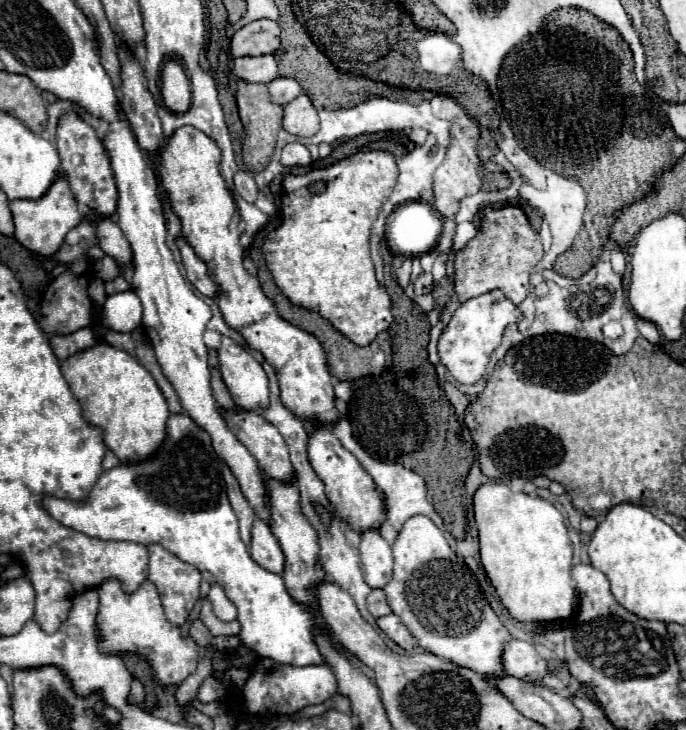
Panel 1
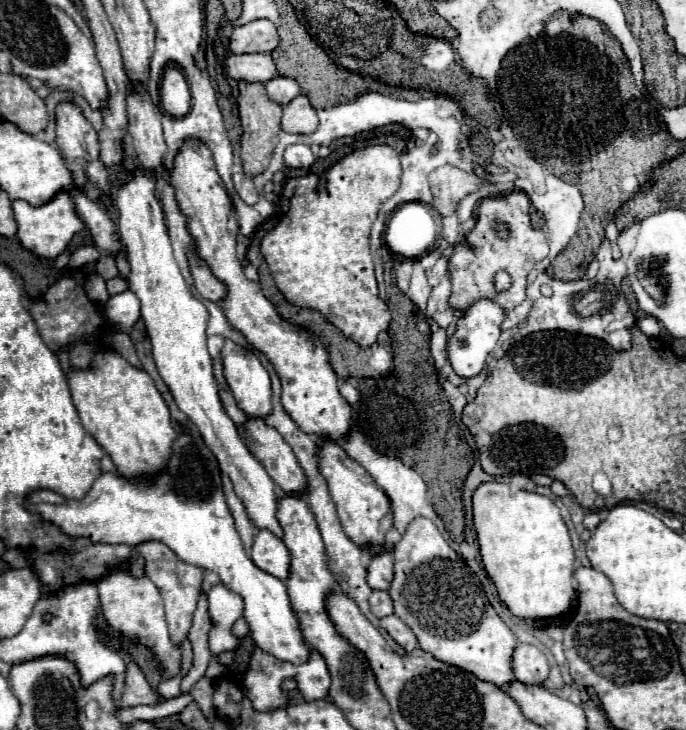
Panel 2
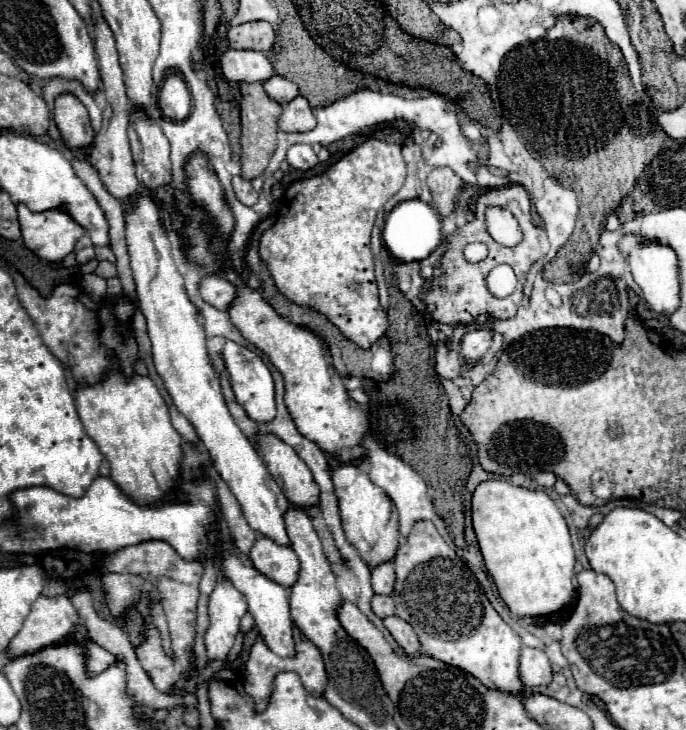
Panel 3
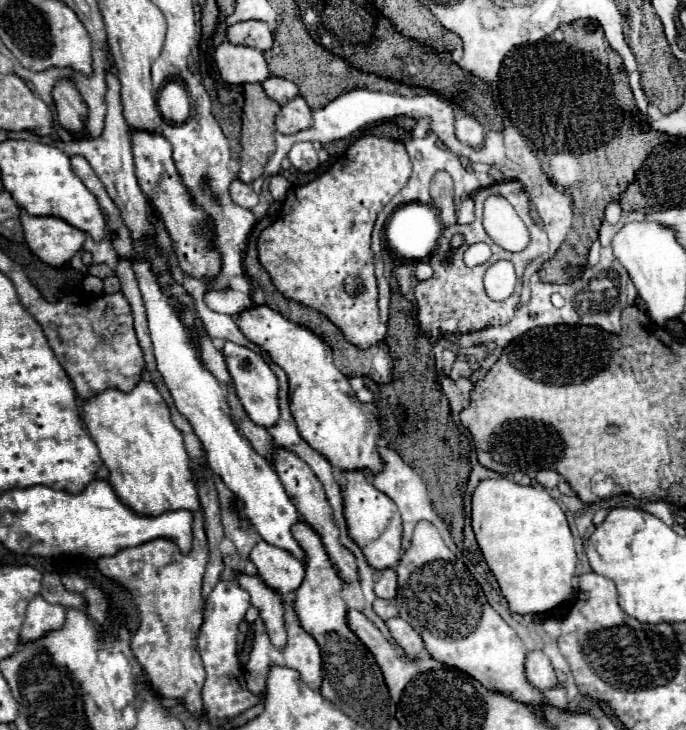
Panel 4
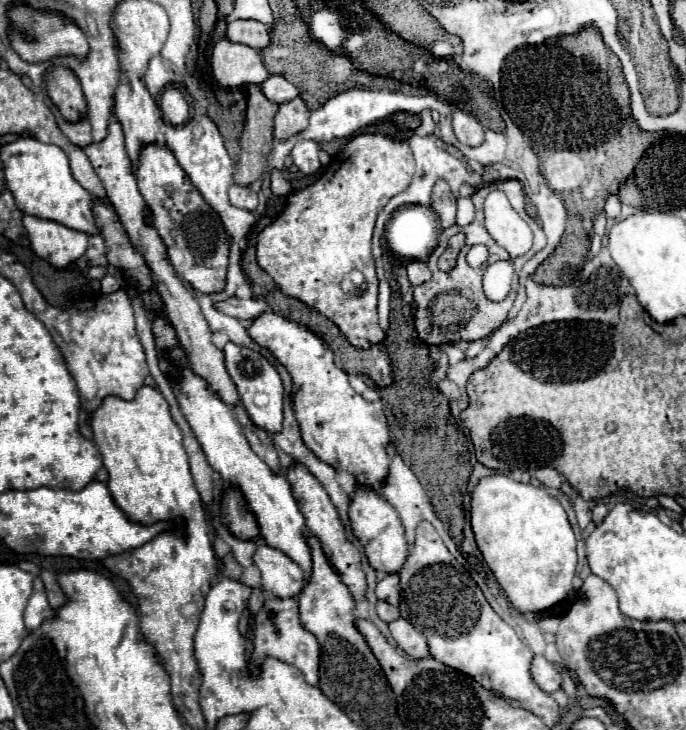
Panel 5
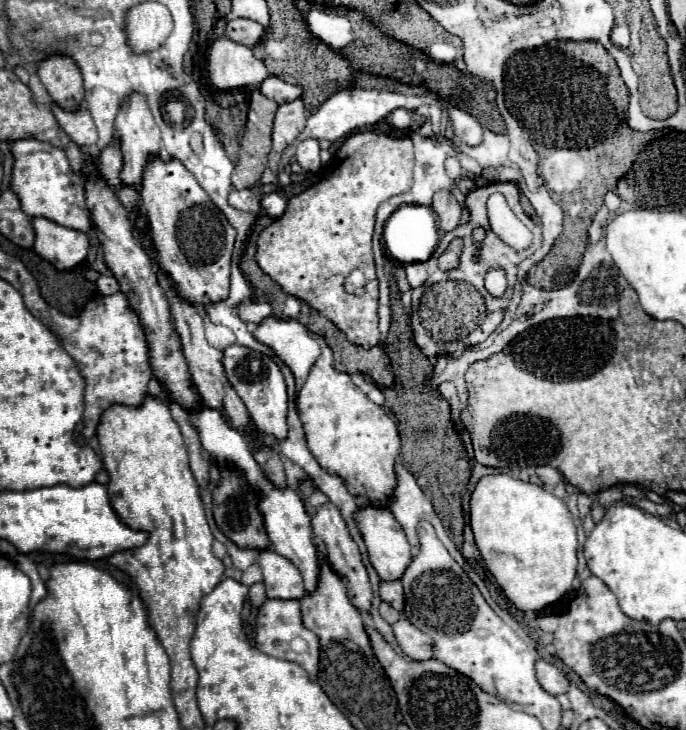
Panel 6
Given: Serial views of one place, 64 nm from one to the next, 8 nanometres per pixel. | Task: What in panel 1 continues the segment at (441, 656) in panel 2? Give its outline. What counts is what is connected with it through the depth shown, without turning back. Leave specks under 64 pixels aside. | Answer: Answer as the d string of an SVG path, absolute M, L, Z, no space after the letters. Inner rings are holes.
M412 516L400 530L394 542L394 576L384 592L392 612L402 618L424 650L456 666L472 668L480 676L506 676L500 652L512 636L490 608L472 570L452 552L430 518Z

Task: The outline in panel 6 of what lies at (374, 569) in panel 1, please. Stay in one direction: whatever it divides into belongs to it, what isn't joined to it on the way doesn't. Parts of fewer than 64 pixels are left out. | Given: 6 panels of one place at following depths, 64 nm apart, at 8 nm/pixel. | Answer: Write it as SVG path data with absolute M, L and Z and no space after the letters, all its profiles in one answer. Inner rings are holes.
M400 580L382 582L382 586L380 586L380 596L382 596L382 600L386 600L388 604L392 604L398 612L404 612L404 590L402 590Z

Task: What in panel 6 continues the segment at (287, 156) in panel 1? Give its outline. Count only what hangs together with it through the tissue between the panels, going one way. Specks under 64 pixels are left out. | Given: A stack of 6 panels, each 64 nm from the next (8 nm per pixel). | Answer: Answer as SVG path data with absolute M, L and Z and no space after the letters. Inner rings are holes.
M302 140L296 148L296 160L306 172L316 172L320 168L320 146L316 140Z

